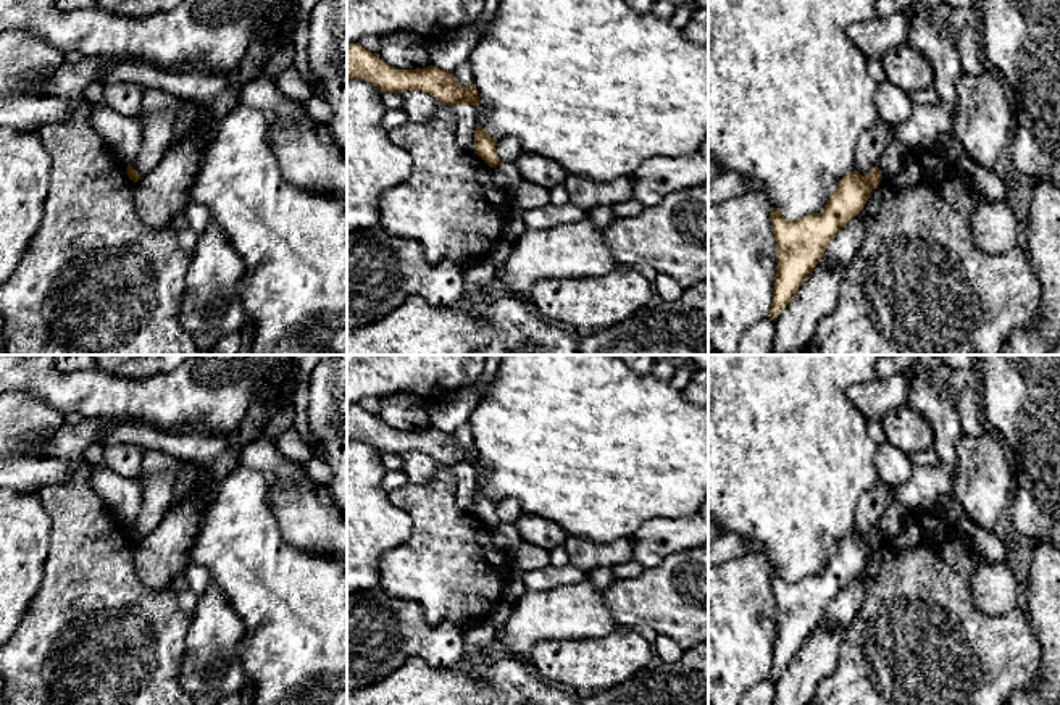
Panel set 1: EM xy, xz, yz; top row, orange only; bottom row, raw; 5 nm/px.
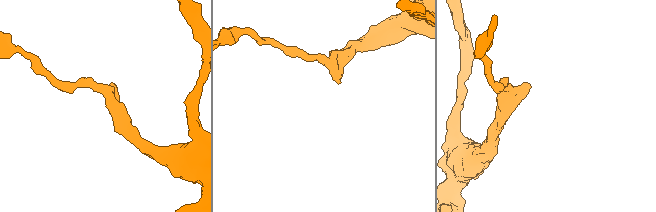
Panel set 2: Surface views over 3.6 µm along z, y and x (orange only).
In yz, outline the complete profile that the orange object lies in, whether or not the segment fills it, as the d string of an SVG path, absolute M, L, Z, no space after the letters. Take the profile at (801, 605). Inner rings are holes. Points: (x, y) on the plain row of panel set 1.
M873 528L866 537L847 534L820 574L791 582L778 569L771 571L778 632L773 649L771 681L795 658L807 637L821 623L829 603L866 566L883 536Z

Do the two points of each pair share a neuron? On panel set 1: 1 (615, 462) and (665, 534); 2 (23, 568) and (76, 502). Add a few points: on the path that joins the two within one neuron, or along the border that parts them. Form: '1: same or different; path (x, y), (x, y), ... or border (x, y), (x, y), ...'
1: different; border (691, 515), (652, 517), (631, 539)
2: different; border (37, 497), (50, 518), (50, 542), (44, 570)

